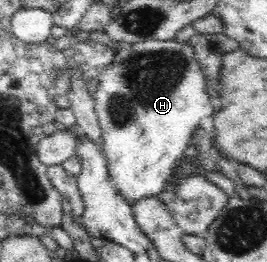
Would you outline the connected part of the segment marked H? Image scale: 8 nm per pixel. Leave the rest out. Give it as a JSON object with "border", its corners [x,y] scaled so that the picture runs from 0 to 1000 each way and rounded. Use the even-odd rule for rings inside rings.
{"border":[[[562,145],[502,160],[479,183],[457,179],[427,195],[419,237],[382,267],[360,317],[352,412],[378,481],[408,676],[472,775],[596,744],[648,656],[659,611],[685,595],[689,573],[715,550],[719,515],[753,481],[757,450],[794,447],[809,427],[772,347],[787,313],[730,218],[727,179],[704,153],[667,160],[655,145]]]}

